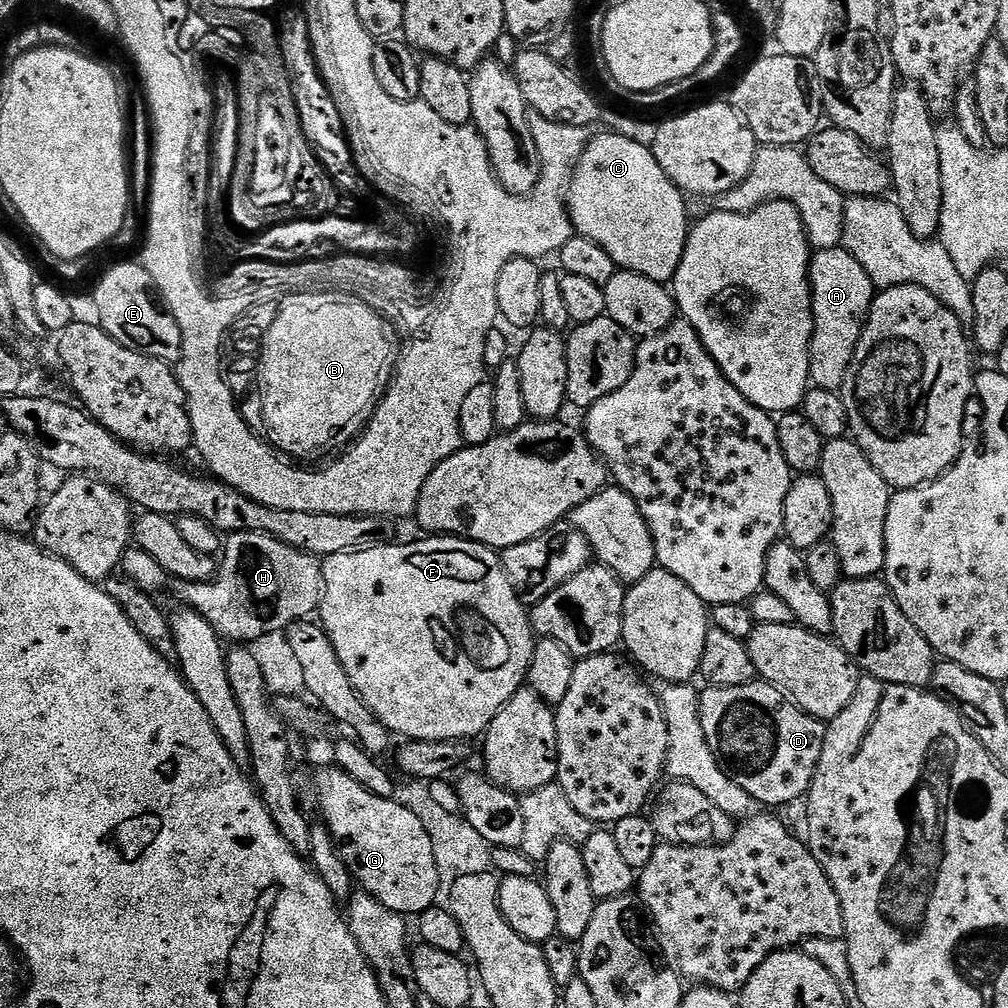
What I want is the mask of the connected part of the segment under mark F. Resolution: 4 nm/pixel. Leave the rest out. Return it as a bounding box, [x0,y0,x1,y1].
[318,534,534,742]

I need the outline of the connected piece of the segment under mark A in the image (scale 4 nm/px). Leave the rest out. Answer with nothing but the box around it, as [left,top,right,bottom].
[808,246,878,392]

